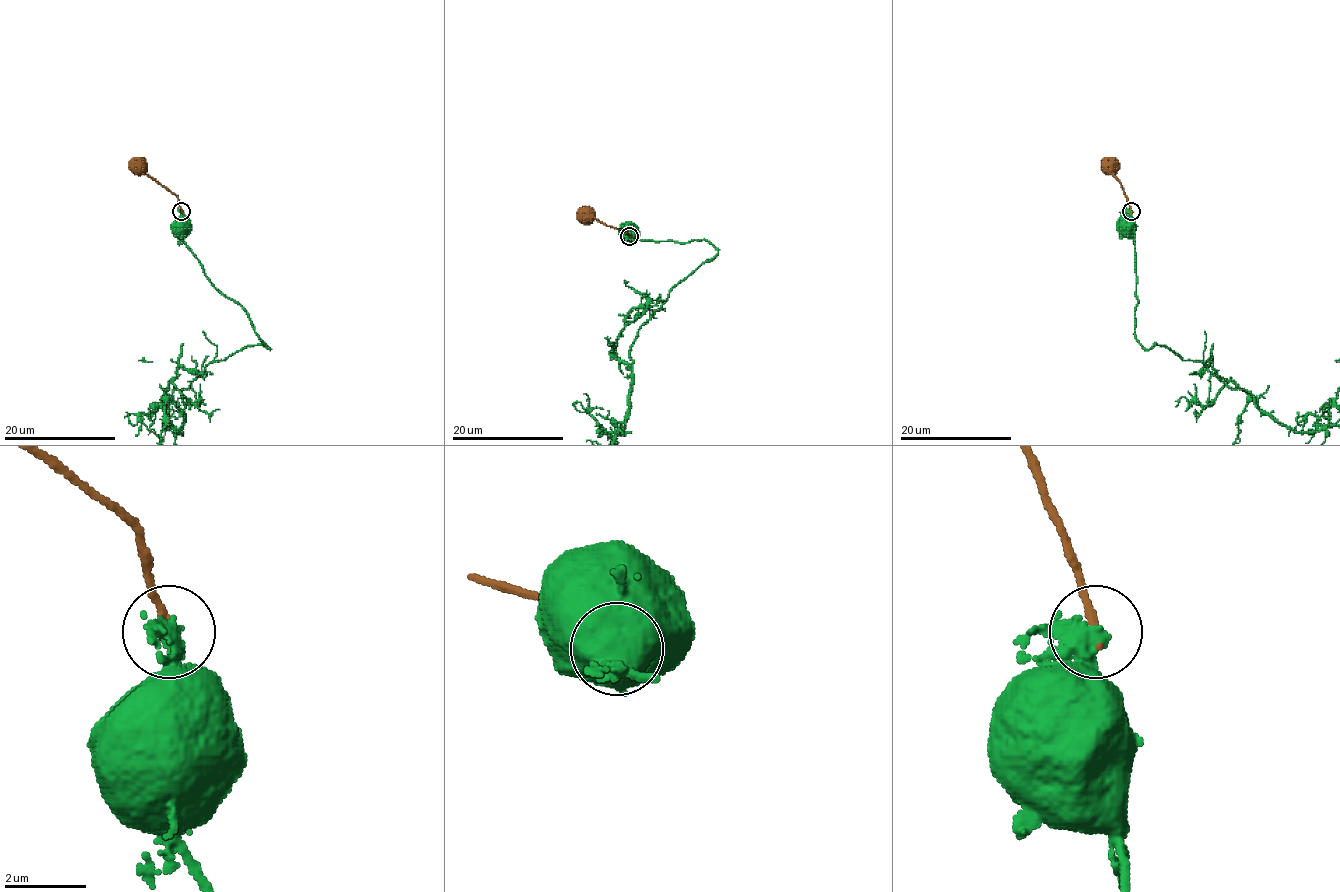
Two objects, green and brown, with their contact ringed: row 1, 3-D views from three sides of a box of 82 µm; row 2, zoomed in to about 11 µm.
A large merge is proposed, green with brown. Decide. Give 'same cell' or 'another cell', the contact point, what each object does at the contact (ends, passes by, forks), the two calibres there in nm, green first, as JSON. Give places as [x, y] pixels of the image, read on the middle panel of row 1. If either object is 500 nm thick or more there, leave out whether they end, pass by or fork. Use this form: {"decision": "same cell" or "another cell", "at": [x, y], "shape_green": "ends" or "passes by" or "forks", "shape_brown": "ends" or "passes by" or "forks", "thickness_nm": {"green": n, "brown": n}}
{"decision": "another cell", "at": [629, 236], "shape_green": "passes by", "shape_brown": "ends", "thickness_nm": {"green": 340, "brown": 220}}

